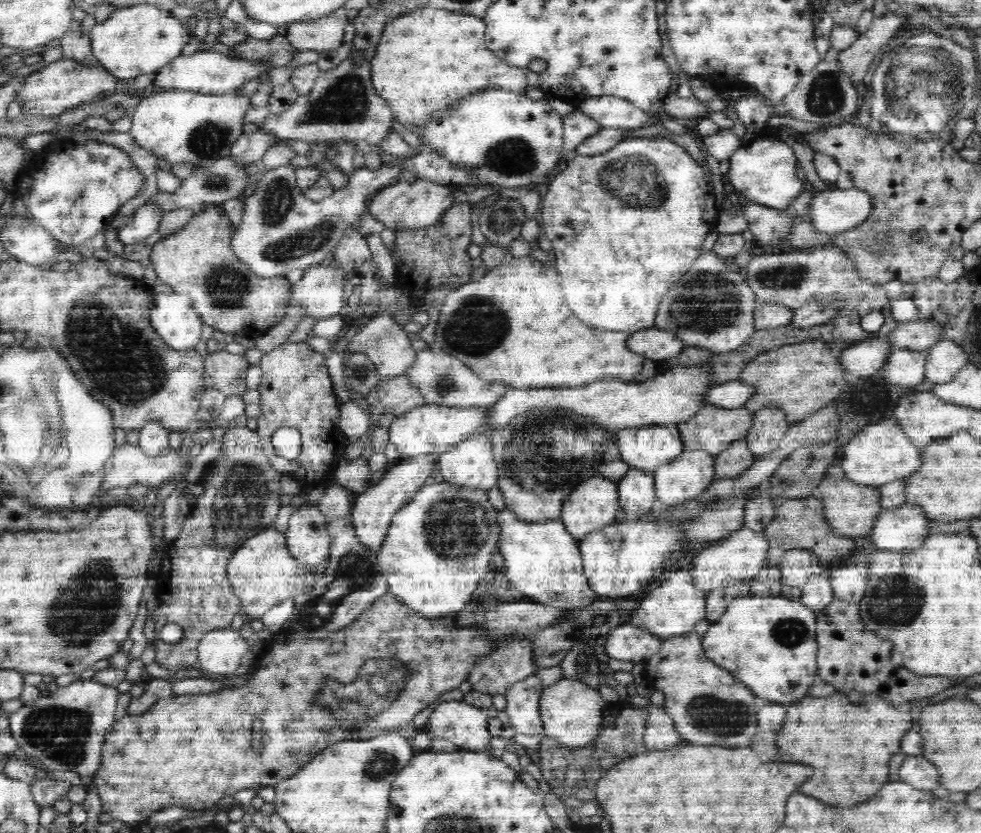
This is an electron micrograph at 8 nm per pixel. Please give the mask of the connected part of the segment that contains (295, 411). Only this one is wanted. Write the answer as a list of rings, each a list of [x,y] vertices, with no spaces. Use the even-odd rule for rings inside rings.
[[[306,340],[285,342],[268,352],[262,359],[259,368],[263,372],[259,392],[261,393],[262,407],[264,408],[262,416],[253,423],[253,426],[259,435],[260,443],[264,446],[265,456],[269,458],[270,464],[276,470],[295,476],[301,486],[327,485],[328,476],[335,472],[336,460],[343,454],[346,443],[338,427],[339,408],[342,403],[338,400],[333,390],[333,383],[327,368],[327,358],[314,351],[312,346],[306,343]],[[280,428],[296,428],[300,432],[302,442],[300,444],[300,454],[296,458],[292,458],[292,460],[278,456],[274,452],[271,439],[274,432]]]

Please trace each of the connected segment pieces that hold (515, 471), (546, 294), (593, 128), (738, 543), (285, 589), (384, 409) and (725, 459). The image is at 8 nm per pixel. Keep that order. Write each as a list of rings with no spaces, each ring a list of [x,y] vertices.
[[[534,408],[518,414],[500,429],[489,432],[493,444],[493,455],[499,466],[499,486],[505,502],[504,510],[512,511],[519,519],[528,522],[544,522],[560,518],[564,504],[583,482],[599,474],[606,449],[616,444],[618,431],[608,429],[587,414],[574,416],[566,408]]]
[[[533,254],[507,256],[477,281],[460,285],[446,297],[440,307],[434,347],[460,360],[478,377],[492,381],[502,379],[513,389],[550,388],[550,386],[583,386],[600,378],[633,381],[644,368],[644,356],[626,346],[632,332],[606,332],[584,324],[576,318],[560,294],[557,268],[542,264]]]
[[[579,108],[564,115],[563,119],[563,145],[560,160],[552,169],[554,175],[566,170],[574,147],[578,146],[584,138],[596,134],[603,127],[597,120]]]
[[[744,527],[721,545],[699,552],[693,558],[693,565],[690,566],[689,572],[694,577],[697,586],[706,591],[730,586],[740,578],[752,579],[755,577],[767,565],[770,547],[770,541],[763,532],[759,533]]]
[[[276,527],[264,528],[258,534],[252,534],[238,546],[228,562],[227,575],[234,594],[242,600],[242,610],[247,620],[258,619],[282,598],[292,596],[294,576],[298,572],[298,559],[286,548],[285,533]]]
[[[406,373],[382,379],[365,399],[372,419],[380,425],[388,426],[406,416],[409,410],[426,403],[422,388]]]
[[[745,439],[730,443],[726,450],[715,456],[715,478],[720,480],[735,479],[743,475],[757,461]]]

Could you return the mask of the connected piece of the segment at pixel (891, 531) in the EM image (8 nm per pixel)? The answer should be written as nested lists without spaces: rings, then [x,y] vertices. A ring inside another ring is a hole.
[[[904,504],[900,507],[885,509],[878,515],[876,524],[871,532],[871,540],[876,544],[876,549],[884,550],[908,550],[918,548],[924,544],[924,540],[930,534],[930,520],[926,518],[926,512],[922,506],[916,504]]]

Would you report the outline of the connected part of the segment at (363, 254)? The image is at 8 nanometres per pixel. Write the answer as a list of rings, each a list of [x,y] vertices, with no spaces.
[[[358,228],[350,229],[337,246],[330,259],[339,262],[344,268],[358,272],[359,268],[366,262],[372,260],[372,252]]]

